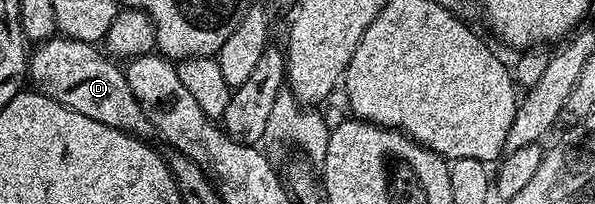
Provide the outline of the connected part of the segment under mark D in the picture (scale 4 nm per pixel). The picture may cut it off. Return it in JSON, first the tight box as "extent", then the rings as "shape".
{"extent":[27,36,154,140],"shape":[[[54,36],[36,47],[37,50],[28,55],[27,74],[34,82],[36,89],[40,93],[47,94],[79,112],[83,116],[91,116],[91,120],[99,120],[99,124],[107,124],[116,130],[122,130],[124,134],[134,135],[142,140],[148,139],[154,133],[153,125],[147,120],[143,108],[139,108],[139,100],[135,100],[135,92],[131,92],[131,84],[127,84],[127,76],[124,69],[112,57],[106,56],[102,51],[97,51],[98,47],[91,42],[66,38],[64,36]]]}

